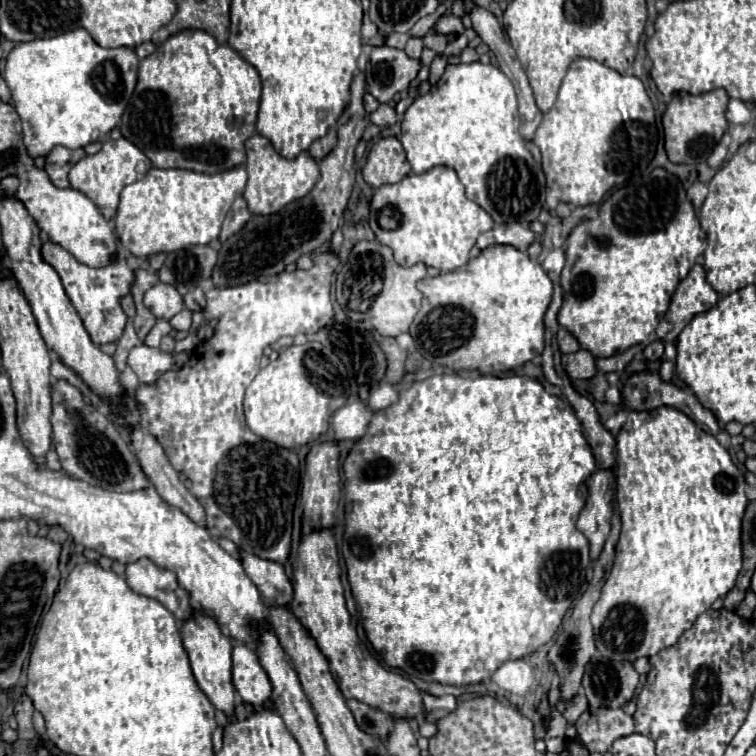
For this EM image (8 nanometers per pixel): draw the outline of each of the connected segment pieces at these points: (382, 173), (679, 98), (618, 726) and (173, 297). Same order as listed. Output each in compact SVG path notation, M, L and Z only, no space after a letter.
M389 136L373 144L367 156L367 164L361 172L369 186L379 188L383 184L401 182L411 172L411 166L405 158L405 150L401 142Z
M717 88L699 96L689 92L679 92L667 104L663 114L663 130L665 130L665 150L671 162L675 164L699 164L705 162L711 154L713 146L721 140L723 132L727 130L725 110L727 110L729 96L725 90Z
M611 708L587 710L581 714L575 726L579 740L589 748L589 752L601 752L601 754L605 754L611 748L613 740L635 732L633 716L625 714L623 710L611 710Z
M155 284L153 288L149 288L145 292L143 304L157 316L157 318L165 318L171 320L175 314L179 314L183 310L183 296L175 290L175 286L171 284Z

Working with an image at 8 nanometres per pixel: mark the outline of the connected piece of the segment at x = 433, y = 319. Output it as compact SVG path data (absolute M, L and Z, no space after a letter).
M491 246L491 248L485 248L481 250L481 254L477 258L473 258L465 268L459 268L455 272L447 272L447 274L439 274L435 278L423 278L417 288L421 290L423 294L423 306L419 310L419 314L415 316L413 324L411 324L411 336L419 342L415 344L417 350L431 362L435 364L441 364L441 366L447 366L451 370L479 370L481 374L493 374L493 376L501 376L509 370L513 370L515 366L521 366L529 360L533 360L535 356L539 356L543 352L543 336L545 336L545 324L543 324L543 316L547 312L547 306L551 302L551 296L553 296L553 284L551 284L551 278L545 274L545 270L541 268L539 262L531 262L529 256L525 252L519 252L511 246Z

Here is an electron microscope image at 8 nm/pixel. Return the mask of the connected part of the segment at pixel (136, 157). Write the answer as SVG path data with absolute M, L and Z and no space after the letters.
M109 138L103 142L103 148L97 154L85 156L71 168L69 182L71 182L71 188L83 192L87 198L91 198L95 202L95 206L105 216L105 220L111 220L119 206L121 190L127 184L141 180L151 170L151 166L153 166L151 160L133 142L129 142L127 138L119 138L119 140Z

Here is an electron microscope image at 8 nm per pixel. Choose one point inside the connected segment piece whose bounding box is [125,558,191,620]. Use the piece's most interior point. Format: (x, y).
(145, 577)

